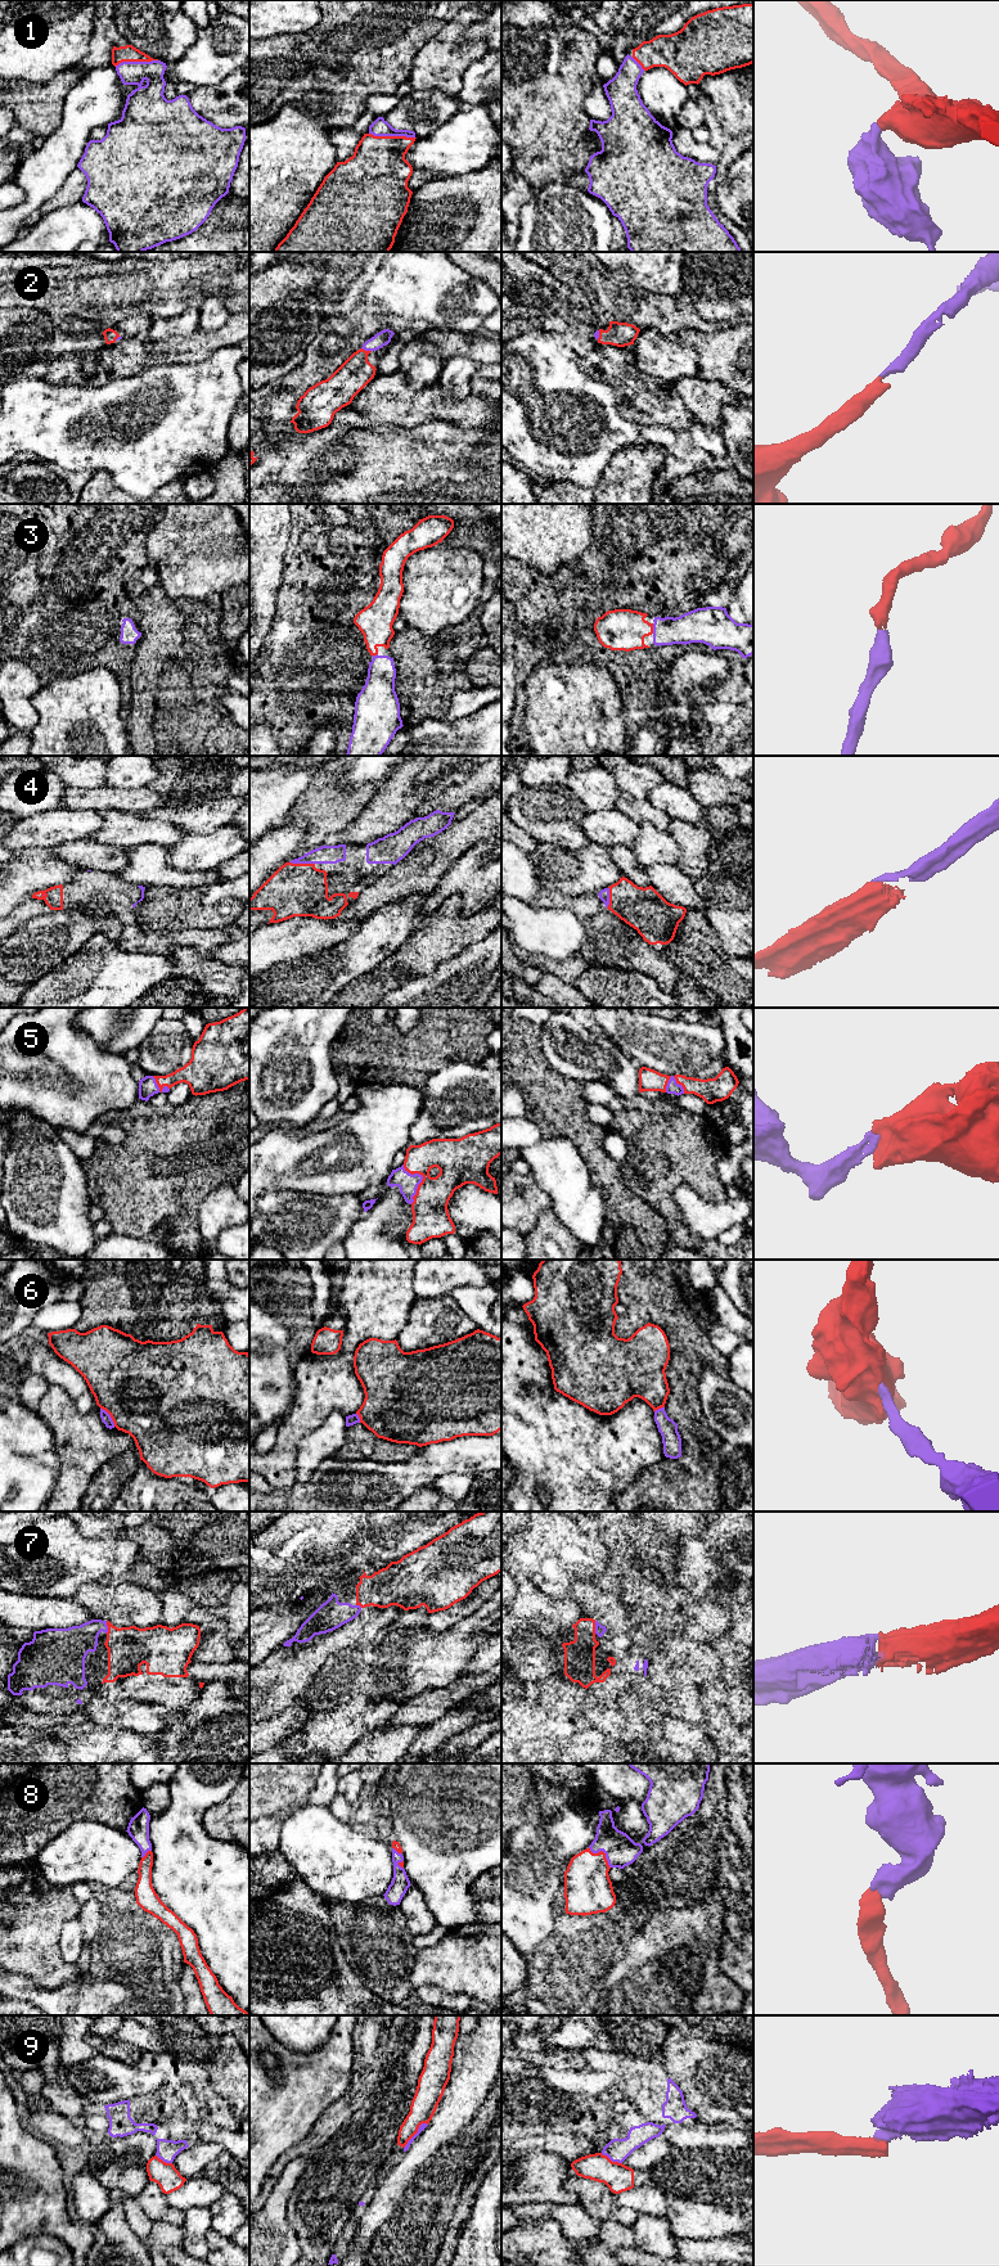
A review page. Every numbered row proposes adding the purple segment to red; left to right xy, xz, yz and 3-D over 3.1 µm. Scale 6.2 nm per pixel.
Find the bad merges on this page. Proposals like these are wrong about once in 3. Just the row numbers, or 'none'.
6, 9

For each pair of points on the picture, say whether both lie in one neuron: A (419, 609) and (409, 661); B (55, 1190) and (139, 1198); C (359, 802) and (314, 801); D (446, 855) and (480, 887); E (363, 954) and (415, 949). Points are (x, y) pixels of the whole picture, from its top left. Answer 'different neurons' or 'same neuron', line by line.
A: different neurons
B: different neurons
C: same neuron
D: different neurons
E: different neurons

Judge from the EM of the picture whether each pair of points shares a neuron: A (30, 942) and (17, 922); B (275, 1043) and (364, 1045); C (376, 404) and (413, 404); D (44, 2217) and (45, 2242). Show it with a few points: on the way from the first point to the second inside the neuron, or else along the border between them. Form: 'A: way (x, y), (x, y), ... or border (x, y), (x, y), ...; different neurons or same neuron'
A: border (46, 911), (32, 915), (13, 933); different neurons
B: border (346, 1021), (336, 1039); different neurons
C: way (385, 404), (404, 404); same neuron
D: border (16, 2242), (49, 2234), (71, 2251); different neurons

